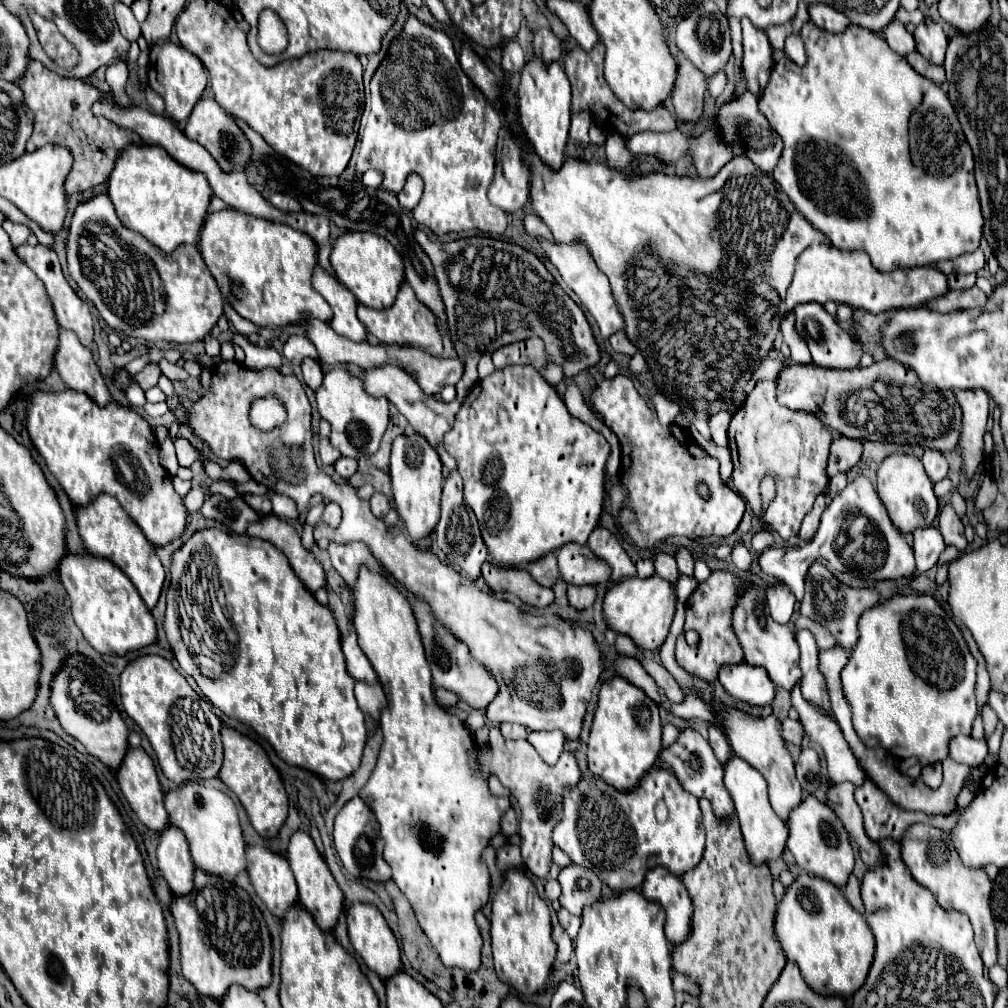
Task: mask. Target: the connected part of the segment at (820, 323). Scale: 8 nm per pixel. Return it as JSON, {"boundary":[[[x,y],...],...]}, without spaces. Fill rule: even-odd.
{"boundary":[[[816,303],[796,305],[794,315],[796,315],[796,333],[806,341],[816,365],[820,367],[856,367],[858,365],[862,357],[860,341],[852,339],[822,305],[816,305]]]}

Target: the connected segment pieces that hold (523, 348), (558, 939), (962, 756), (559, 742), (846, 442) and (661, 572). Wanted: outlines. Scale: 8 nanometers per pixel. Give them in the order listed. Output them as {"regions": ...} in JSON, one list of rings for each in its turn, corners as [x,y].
{"regions":[[[[540,339],[504,345],[492,353],[492,359],[496,369],[504,369],[508,365],[532,365],[538,373],[542,373],[550,365],[550,357],[544,351],[544,343]]],[[[558,923],[554,925],[554,943],[558,945],[558,955],[556,955],[556,963],[554,965],[560,967],[560,965],[564,965],[564,963],[570,961],[574,947],[572,947],[570,937],[566,935],[566,931]]],[[[954,737],[950,741],[950,759],[968,767],[982,765],[988,755],[986,741],[974,741],[972,737]]],[[[532,731],[528,735],[528,743],[536,747],[536,751],[540,753],[540,757],[546,763],[556,763],[558,761],[564,741],[566,739],[560,731]]],[[[840,437],[832,443],[832,453],[830,453],[830,461],[828,461],[828,473],[840,475],[840,473],[848,473],[862,455],[862,441],[856,439],[848,439],[848,437]]],[[[656,553],[654,559],[654,571],[658,577],[664,577],[664,579],[670,579],[672,583],[678,581],[678,567],[676,567],[676,559],[668,553]]]]}

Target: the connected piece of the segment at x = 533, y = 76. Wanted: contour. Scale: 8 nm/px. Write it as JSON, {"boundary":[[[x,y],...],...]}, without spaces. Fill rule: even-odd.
{"boundary":[[[540,57],[528,61],[522,69],[522,79],[518,85],[518,107],[520,107],[520,119],[522,127],[534,145],[536,153],[542,157],[546,165],[552,169],[560,169],[564,161],[564,147],[568,143],[568,129],[572,119],[572,89],[570,81],[562,69],[560,63],[544,63]]]}

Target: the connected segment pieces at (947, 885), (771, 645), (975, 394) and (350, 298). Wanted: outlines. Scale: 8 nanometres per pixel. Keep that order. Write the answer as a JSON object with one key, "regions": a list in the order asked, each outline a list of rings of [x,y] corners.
{"regions":[[[[922,823],[912,825],[900,843],[902,843],[902,859],[908,865],[912,877],[922,887],[932,891],[932,895],[936,897],[942,909],[954,909],[954,911],[962,911],[968,915],[972,929],[976,933],[976,945],[978,945],[984,965],[988,969],[996,965],[996,927],[994,927],[994,917],[990,909],[992,883],[986,871],[964,867],[950,835],[940,829],[922,825]]],[[[744,585],[738,593],[736,607],[732,611],[732,629],[744,649],[744,661],[748,665],[764,667],[770,679],[784,689],[792,689],[800,681],[800,667],[798,667],[798,645],[794,633],[786,625],[778,625],[768,609],[764,585]]],[[[970,389],[970,391],[958,391],[956,401],[962,407],[962,437],[958,445],[958,453],[964,459],[964,471],[968,477],[976,471],[980,461],[984,459],[984,433],[986,423],[990,415],[990,397],[984,389]]],[[[316,265],[314,267],[314,273],[312,273],[312,287],[314,291],[318,291],[326,301],[328,305],[332,307],[334,315],[330,319],[330,327],[342,335],[342,337],[348,337],[350,341],[356,341],[356,343],[362,343],[366,339],[366,329],[364,325],[360,325],[358,317],[356,317],[356,307],[358,307],[358,301],[356,297],[344,289],[324,267]]]]}

